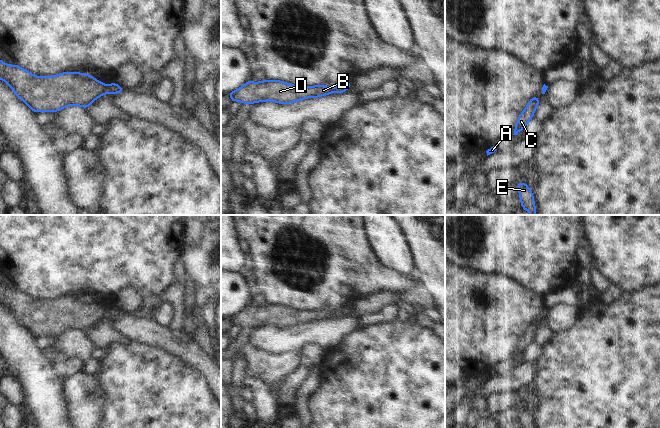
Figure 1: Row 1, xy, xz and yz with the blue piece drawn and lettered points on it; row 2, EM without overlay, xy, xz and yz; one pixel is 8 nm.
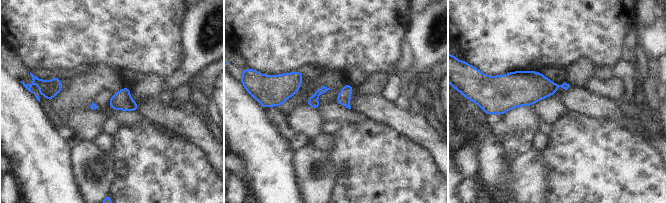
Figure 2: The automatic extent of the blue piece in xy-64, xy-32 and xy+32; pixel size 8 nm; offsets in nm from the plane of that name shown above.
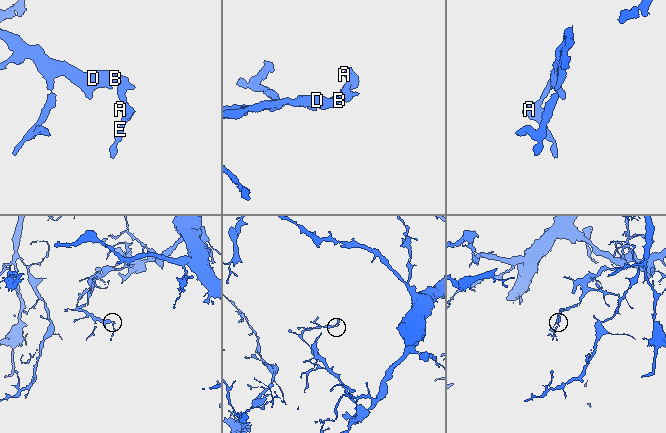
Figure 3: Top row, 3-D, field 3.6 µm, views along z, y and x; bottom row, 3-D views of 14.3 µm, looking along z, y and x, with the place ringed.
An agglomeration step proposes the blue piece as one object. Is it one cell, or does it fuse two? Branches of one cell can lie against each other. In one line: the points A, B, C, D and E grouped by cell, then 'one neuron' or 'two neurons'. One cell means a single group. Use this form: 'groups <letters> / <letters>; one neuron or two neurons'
groups A B C D E; one neuron

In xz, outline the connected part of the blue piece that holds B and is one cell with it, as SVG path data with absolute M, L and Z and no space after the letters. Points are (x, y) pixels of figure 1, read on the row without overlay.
M248 304L240 312L227 317L232 326L255 328L272 325L278 328L291 328L306 322L318 322L331 317L341 318L351 312L351 305L343 305L335 312L318 308L315 310L296 310L281 304Z

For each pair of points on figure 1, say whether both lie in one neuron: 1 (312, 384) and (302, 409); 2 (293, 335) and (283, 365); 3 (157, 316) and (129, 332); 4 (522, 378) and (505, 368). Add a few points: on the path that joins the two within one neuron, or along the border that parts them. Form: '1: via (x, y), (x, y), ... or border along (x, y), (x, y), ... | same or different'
1: via (306, 390), (302, 395), (302, 403) | same
2: border along (298, 350), (282, 351), (279, 353), (264, 351) | different
3: border along (148, 318), (166, 326) | different
4: border along (521, 361), (507, 373), (497, 374) | different

